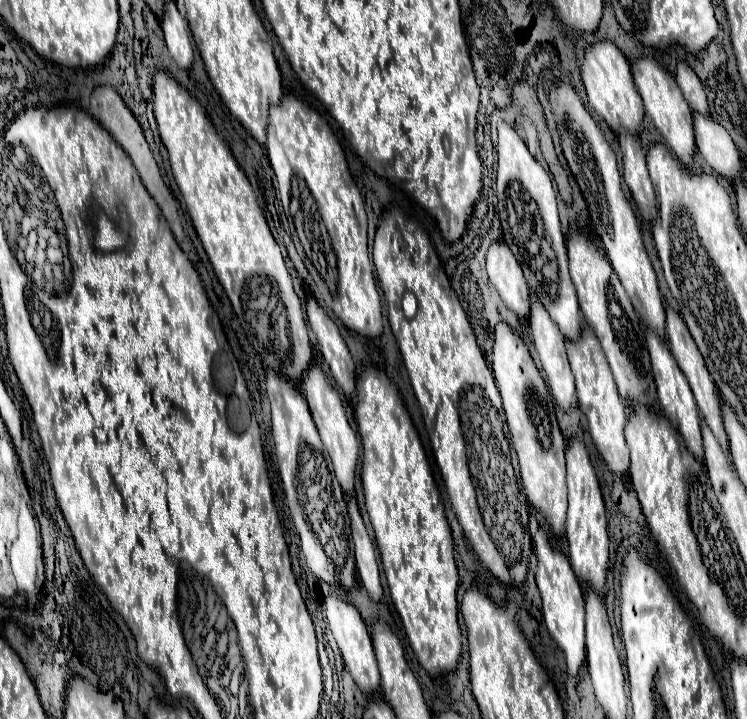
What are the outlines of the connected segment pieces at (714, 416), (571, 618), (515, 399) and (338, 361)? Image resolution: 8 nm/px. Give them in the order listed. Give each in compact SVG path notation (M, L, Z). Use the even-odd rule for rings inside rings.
M667 306L665 310L667 310L667 344L669 344L669 350L673 352L673 356L675 356L677 364L679 364L681 372L685 374L685 378L687 378L691 390L693 390L697 408L699 408L699 412L703 414L705 424L713 430L713 434L715 434L715 438L719 440L723 452L727 454L727 452L729 452L729 440L727 440L727 434L725 434L725 430L723 430L723 420L721 420L721 398L719 398L719 394L717 394L717 388L715 388L715 384L713 384L713 378L709 376L707 366L705 366L705 362L703 362L703 358L701 358L701 352L697 350L697 346L695 346L695 342L693 342L689 330L687 330L683 318L681 318L673 308L669 308L669 306Z
M539 530L533 538L535 544L535 554L537 554L537 570L535 570L535 580L543 598L543 620L547 624L547 630L551 638L559 644L559 648L565 654L567 662L567 672L571 676L577 676L579 668L585 662L585 602L583 602L583 592L573 576L571 564L567 556L559 550L553 550L547 538L545 530Z
M497 324L493 330L493 356L491 356L491 368L495 374L497 388L503 398L503 410L507 416L509 432L511 432L511 442L519 458L519 468L521 468L521 482L525 496L529 504L545 516L545 520L551 526L551 532L555 536L561 536L565 532L565 512L567 512L567 484L565 484L565 438L561 438L561 450L559 458L549 458L547 452L543 450L539 438L537 438L537 428L531 422L529 408L527 408L527 396L531 392L545 392L545 382L535 368L531 354L519 334L515 334L507 324Z
M315 298L307 300L307 318L309 318L309 324L311 324L317 340L319 340L321 354L323 354L337 386L345 392L345 396L353 404L353 398L355 398L355 366L353 366L353 358L349 354L349 348L345 346L345 340L339 334L339 328L325 314L325 310L317 304Z

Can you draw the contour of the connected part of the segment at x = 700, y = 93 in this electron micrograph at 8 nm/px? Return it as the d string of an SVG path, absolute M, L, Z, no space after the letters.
M679 62L677 64L677 76L675 76L685 100L689 102L691 110L697 112L697 114L709 114L707 110L707 98L705 98L705 90L703 90L703 84L701 80L697 78L697 74L685 64L685 62Z

